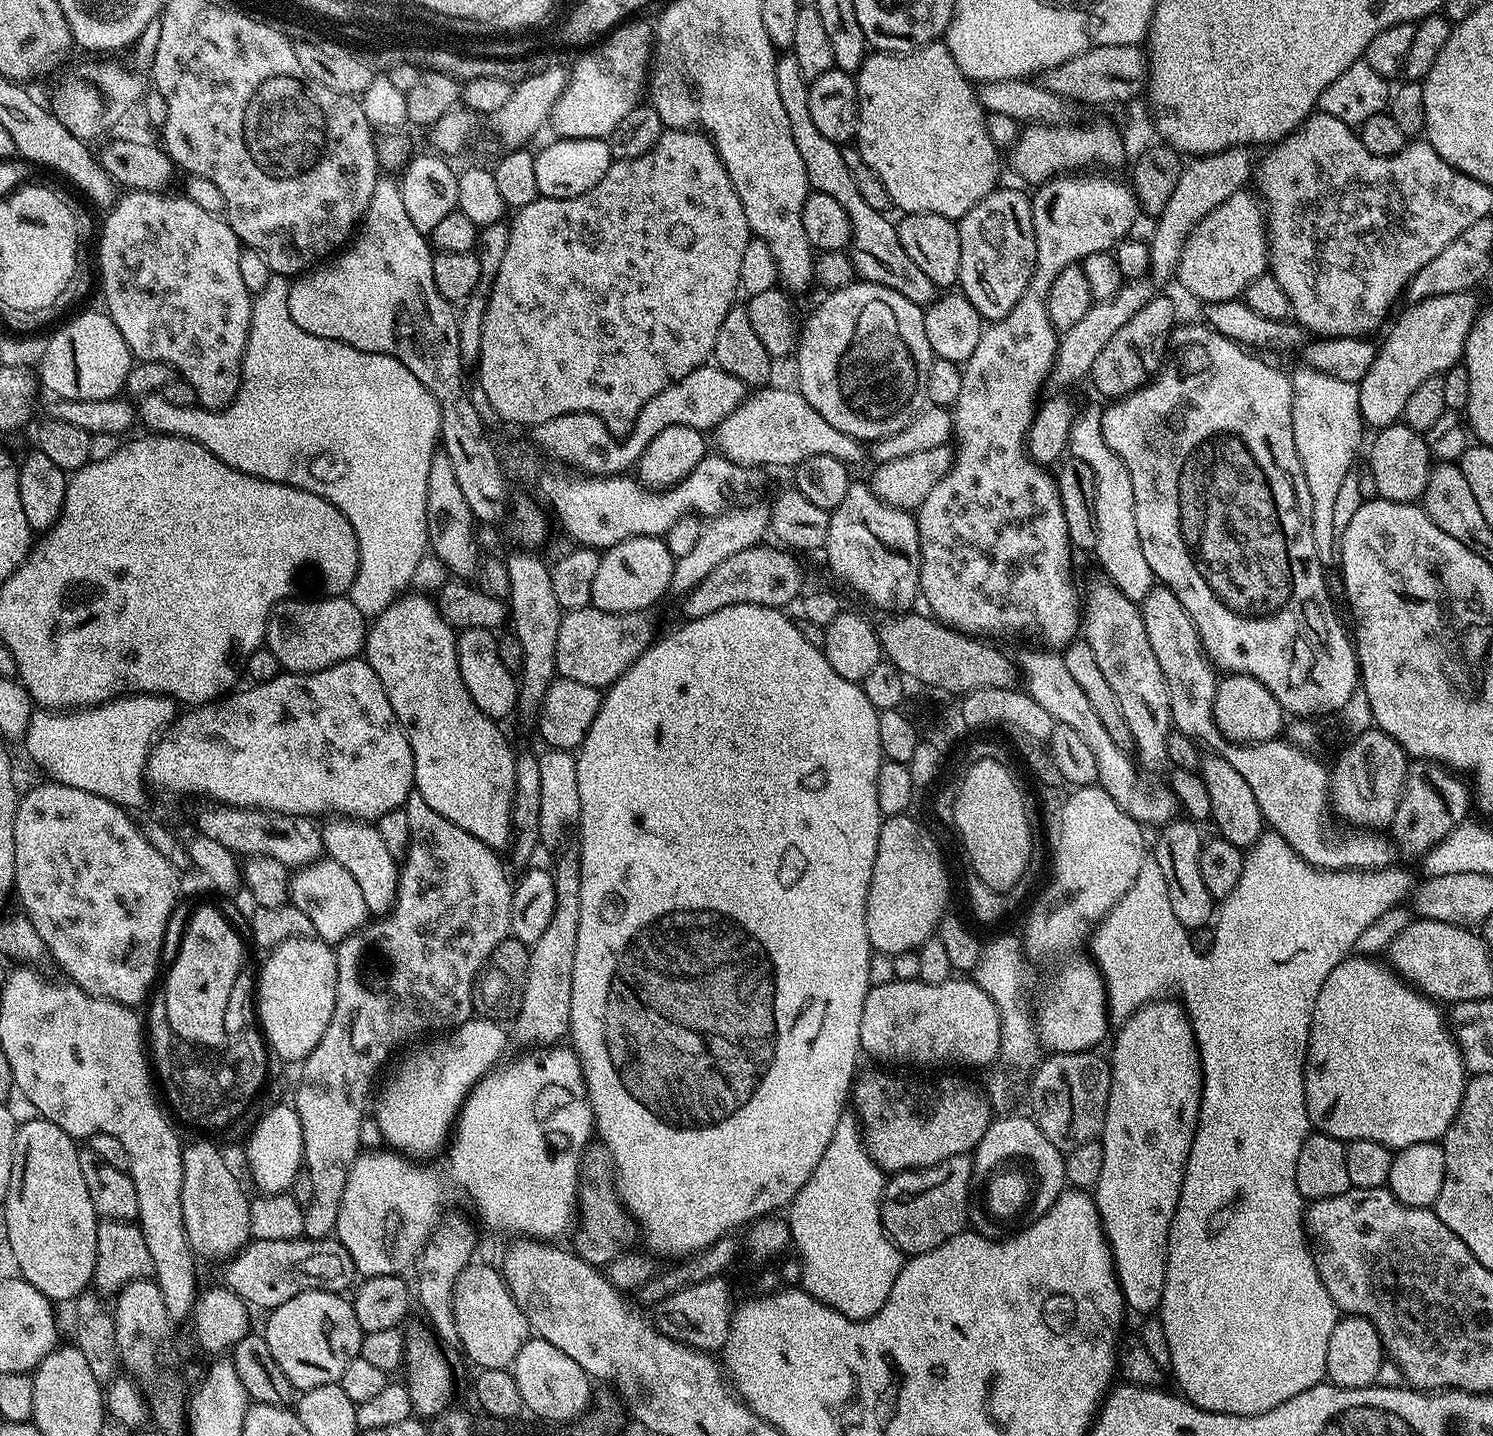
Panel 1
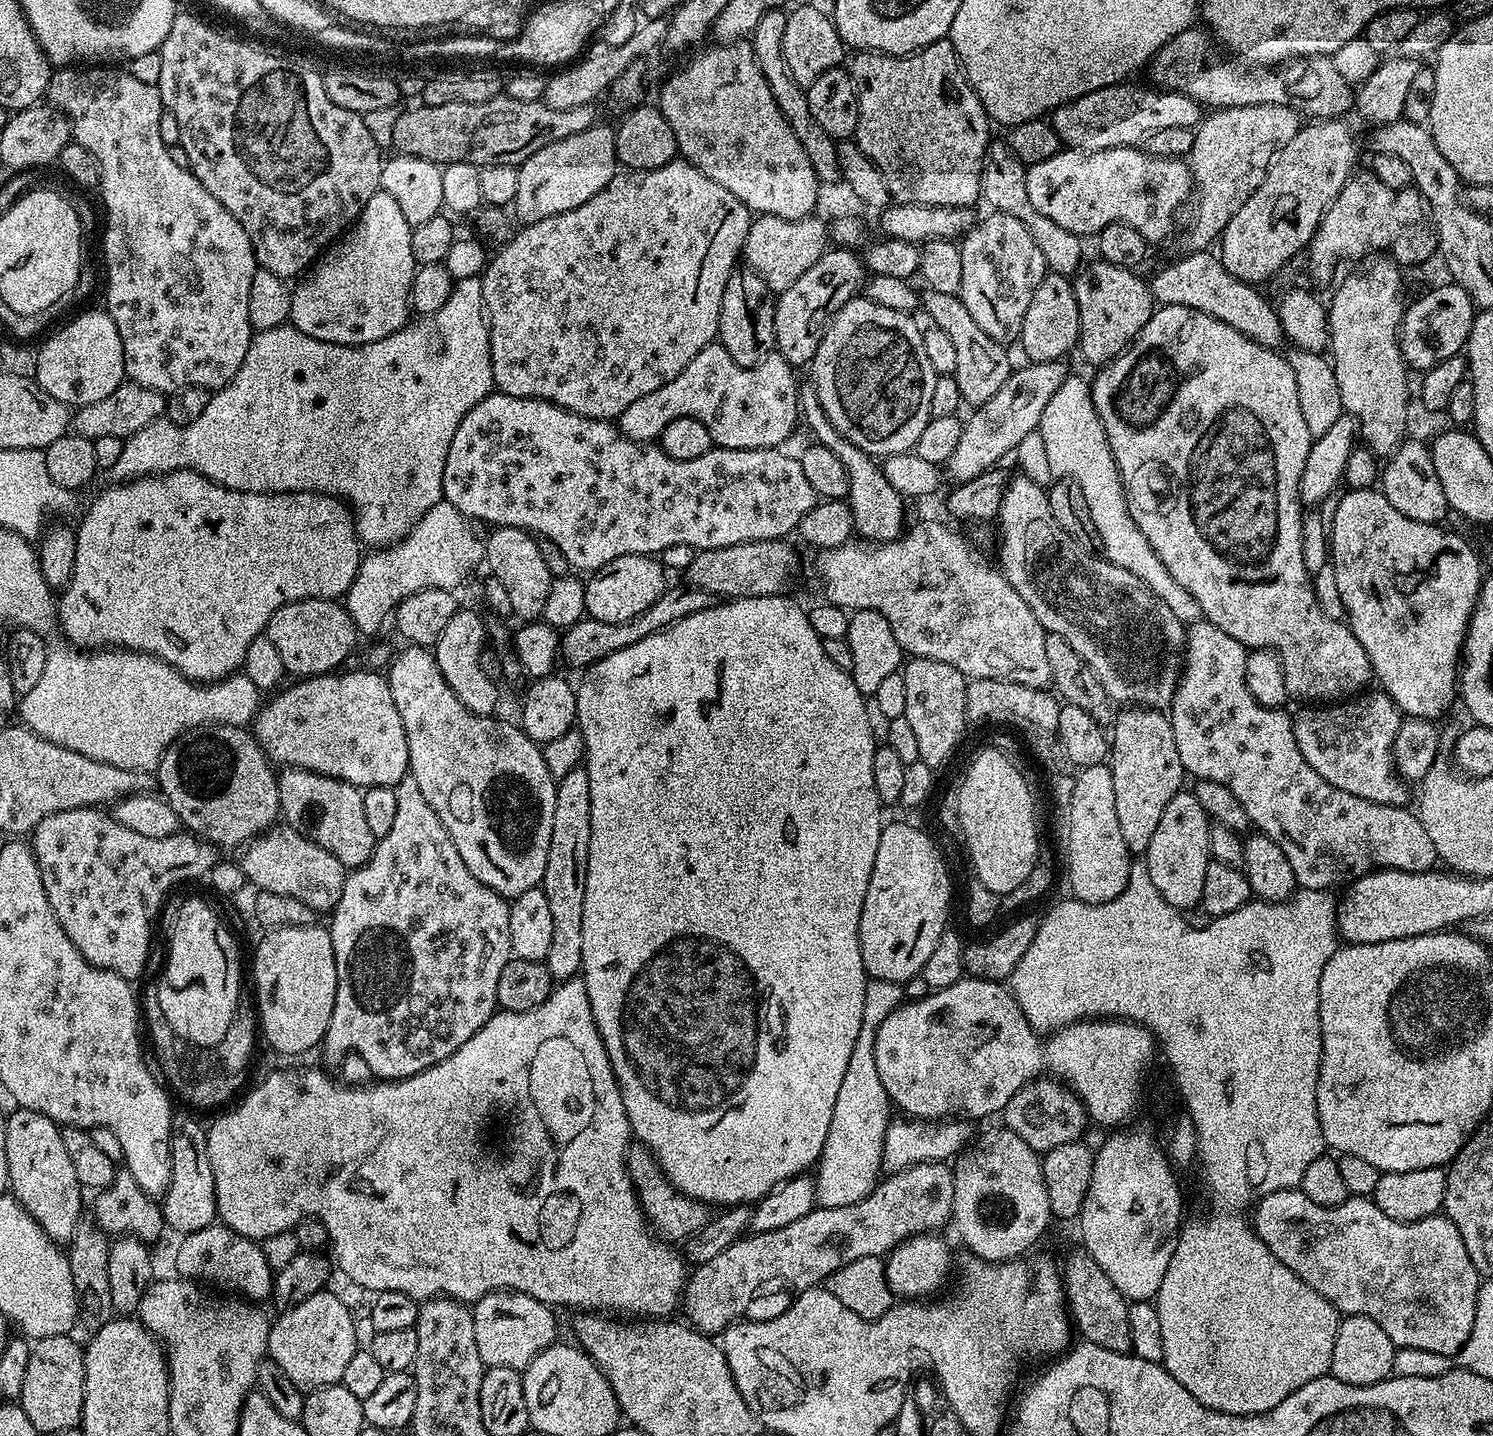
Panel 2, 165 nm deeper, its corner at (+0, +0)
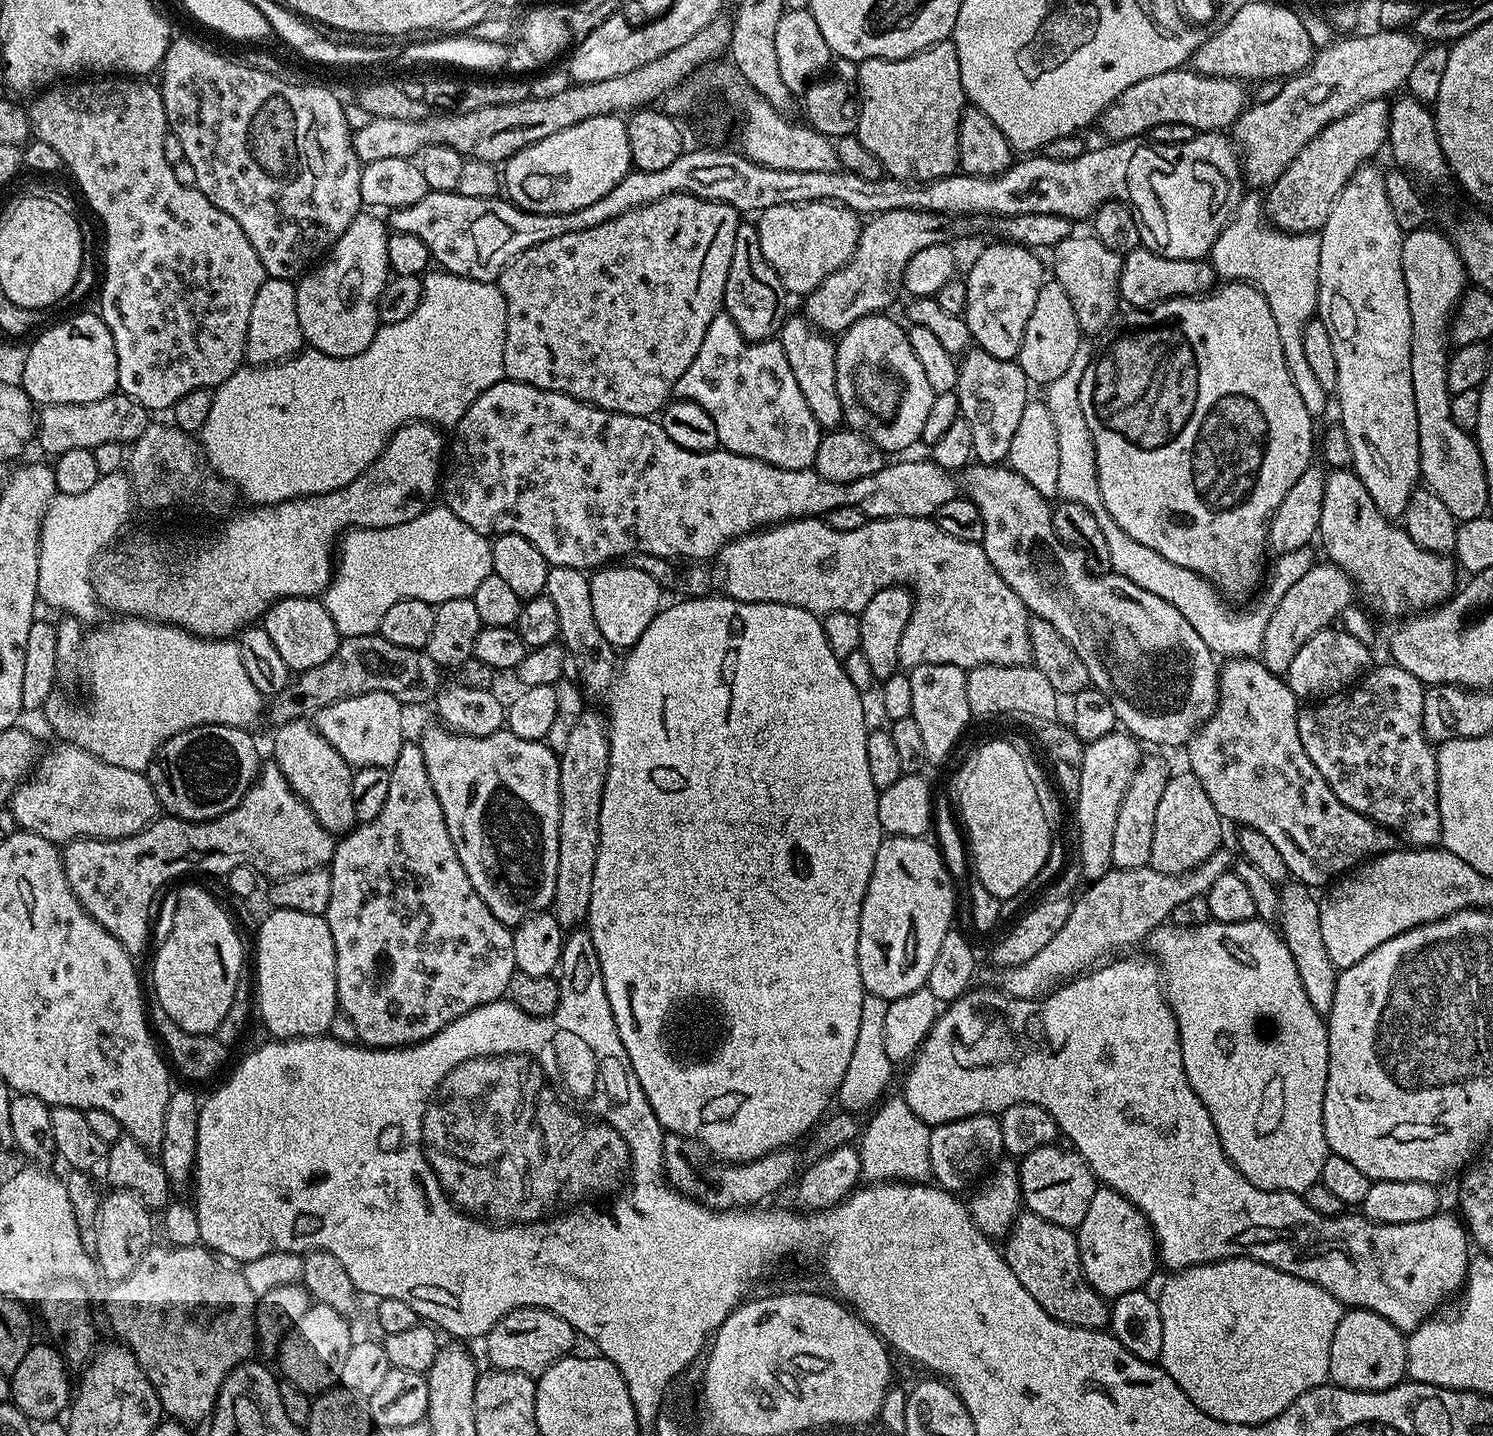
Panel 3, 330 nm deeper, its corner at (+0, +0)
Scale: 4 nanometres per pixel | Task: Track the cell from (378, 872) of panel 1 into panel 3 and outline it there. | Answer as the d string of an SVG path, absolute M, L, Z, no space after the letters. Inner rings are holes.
M308 718L288 721L275 729L276 737L272 740L271 759L282 770L284 781L306 802L314 818L326 831L333 834L347 834L356 827L358 821L354 814L354 794L351 764L322 738L315 723Z

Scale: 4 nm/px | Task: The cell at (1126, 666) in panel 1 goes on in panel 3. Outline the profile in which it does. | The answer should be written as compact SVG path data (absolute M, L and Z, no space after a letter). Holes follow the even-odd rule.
M1145 755L1136 765L1136 773L1130 778L1126 794L1122 794L1122 802L1118 806L1118 822L1114 822L1113 868L1147 868L1151 865L1154 817L1158 815L1158 802L1166 791L1169 775L1170 769L1160 756Z

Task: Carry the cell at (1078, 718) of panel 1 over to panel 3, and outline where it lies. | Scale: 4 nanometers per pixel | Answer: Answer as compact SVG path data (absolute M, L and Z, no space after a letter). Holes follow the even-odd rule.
M895 516L885 520L868 520L858 530L846 530L839 532L831 528L820 518L801 518L799 520L786 520L782 524L765 526L755 532L750 532L746 536L739 536L721 549L718 553L720 568L724 571L723 595L730 600L741 600L742 602L778 602L779 604L789 604L798 606L807 612L823 614L825 612L855 612L859 614L874 598L874 594L883 588L893 586L907 586L912 594L913 605L910 614L910 622L906 622L906 630L902 634L902 646L900 647L900 663L905 669L911 670L919 664L953 664L965 670L977 668L979 664L997 664L998 666L1022 666L1032 664L1032 651L1030 650L1030 630L1028 621L1030 613L1021 599L1014 594L1010 586L994 570L993 564L986 556L986 552L981 543L977 541L953 538L946 534L936 525L935 519L919 516L918 518L906 518L905 516Z

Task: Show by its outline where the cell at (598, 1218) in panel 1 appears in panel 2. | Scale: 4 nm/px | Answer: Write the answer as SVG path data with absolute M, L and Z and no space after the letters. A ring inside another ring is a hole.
M636 1142L629 1147L628 1176L632 1179L632 1186L640 1199L640 1209L644 1212L644 1218L659 1239L665 1242L686 1241L713 1220L714 1212L709 1205L700 1200L691 1200L668 1181L666 1174L660 1169L660 1163L645 1144Z

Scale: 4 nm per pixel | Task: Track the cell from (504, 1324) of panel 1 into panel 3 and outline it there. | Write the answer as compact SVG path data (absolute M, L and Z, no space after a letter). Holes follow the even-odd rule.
M516 1308L507 1312L487 1336L482 1344L488 1351L488 1360L493 1369L501 1368L507 1372L521 1372L539 1378L555 1360L562 1360L573 1351L572 1343L578 1340L578 1333L558 1314L545 1308Z

